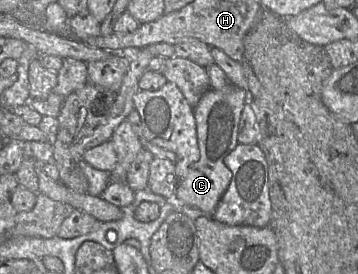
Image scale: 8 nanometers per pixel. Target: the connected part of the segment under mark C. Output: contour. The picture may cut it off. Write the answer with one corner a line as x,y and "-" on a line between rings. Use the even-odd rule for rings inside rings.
230,85
230,87
225,87
222,90
211,88
202,96
194,108
200,158
196,162
190,162
176,157
175,161
176,193
174,200
182,206
197,208
207,216
212,216
217,208
232,179
232,172
226,166
224,160
238,145
239,121
247,101
249,101
249,94
246,90

